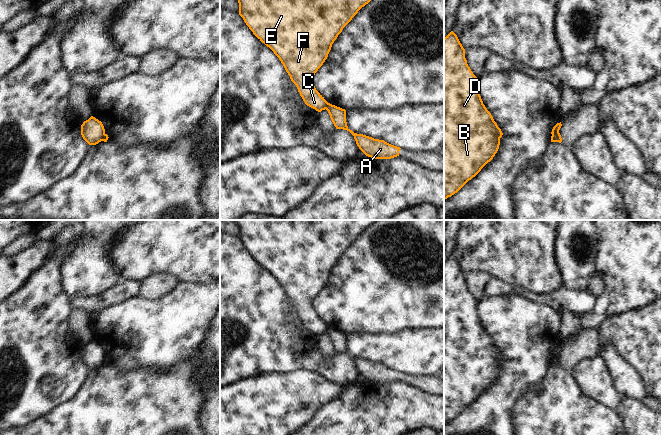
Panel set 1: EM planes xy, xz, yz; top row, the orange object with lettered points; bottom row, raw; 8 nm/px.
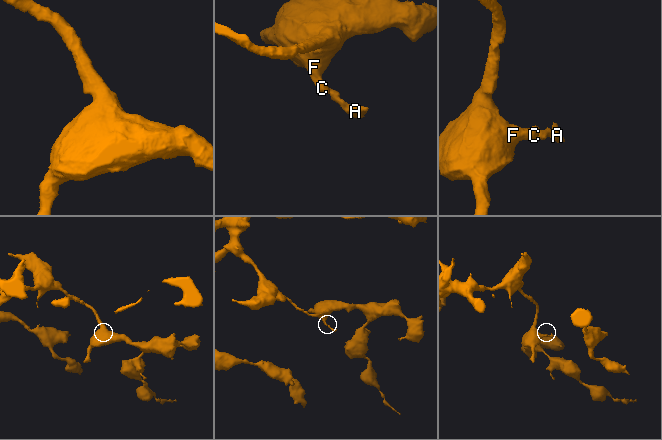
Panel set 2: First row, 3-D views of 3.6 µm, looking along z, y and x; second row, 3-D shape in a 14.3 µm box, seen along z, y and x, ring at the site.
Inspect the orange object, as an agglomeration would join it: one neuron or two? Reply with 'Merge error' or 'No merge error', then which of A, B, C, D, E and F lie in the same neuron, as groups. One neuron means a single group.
Merge error. Groups: A / B C D E F

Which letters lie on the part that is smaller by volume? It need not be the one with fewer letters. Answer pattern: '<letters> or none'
A

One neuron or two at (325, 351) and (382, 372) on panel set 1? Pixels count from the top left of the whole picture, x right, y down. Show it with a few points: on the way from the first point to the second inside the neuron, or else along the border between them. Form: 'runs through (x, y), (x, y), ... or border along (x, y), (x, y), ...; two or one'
border along (325, 333), (336, 353); two

